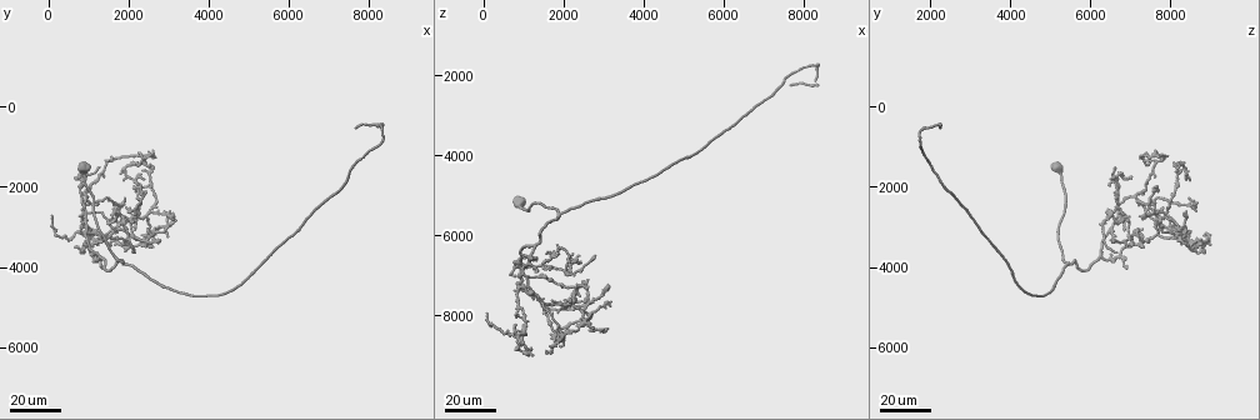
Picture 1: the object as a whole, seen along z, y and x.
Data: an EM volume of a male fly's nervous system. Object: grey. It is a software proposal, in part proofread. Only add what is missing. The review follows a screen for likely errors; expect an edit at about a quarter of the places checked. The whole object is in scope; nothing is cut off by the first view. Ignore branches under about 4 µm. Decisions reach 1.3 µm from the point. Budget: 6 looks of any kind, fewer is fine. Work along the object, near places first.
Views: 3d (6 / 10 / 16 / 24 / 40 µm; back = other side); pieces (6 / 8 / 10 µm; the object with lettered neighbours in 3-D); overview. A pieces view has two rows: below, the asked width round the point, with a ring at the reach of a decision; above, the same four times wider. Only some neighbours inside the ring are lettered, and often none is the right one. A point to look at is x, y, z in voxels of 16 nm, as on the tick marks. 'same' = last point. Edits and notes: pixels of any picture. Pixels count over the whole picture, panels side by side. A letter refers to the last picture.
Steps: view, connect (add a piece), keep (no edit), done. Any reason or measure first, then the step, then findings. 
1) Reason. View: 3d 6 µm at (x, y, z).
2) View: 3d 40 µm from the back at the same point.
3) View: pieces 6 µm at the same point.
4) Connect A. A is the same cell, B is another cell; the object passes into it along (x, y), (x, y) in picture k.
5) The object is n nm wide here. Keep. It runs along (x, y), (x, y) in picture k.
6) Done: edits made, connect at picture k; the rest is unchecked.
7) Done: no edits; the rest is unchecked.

Tapers out. View: 3d 24 µm at (2400, 3050, 7150).

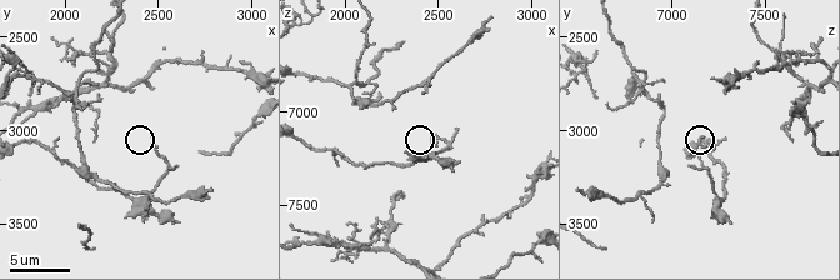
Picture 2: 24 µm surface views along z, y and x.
View: pieces 6 µm at (2460, 3020, 7160).

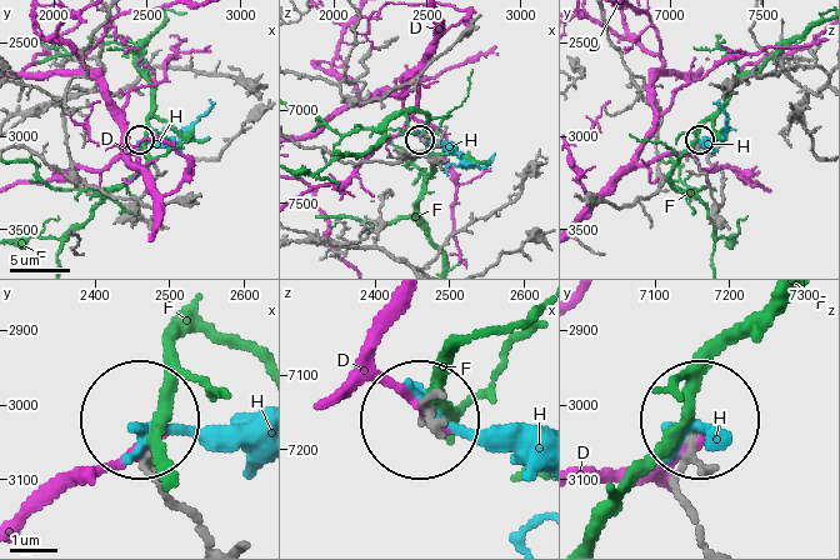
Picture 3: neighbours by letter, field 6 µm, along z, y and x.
Keep. D, F and H are other cells; it runs along (300, 145), (348, 163), (398, 163), (435, 144), (420, 138) in picture 3; no lettered piece goes on from it.

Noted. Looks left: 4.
An open end. View: 3d 40 µm at (2650, 3300, 8150).

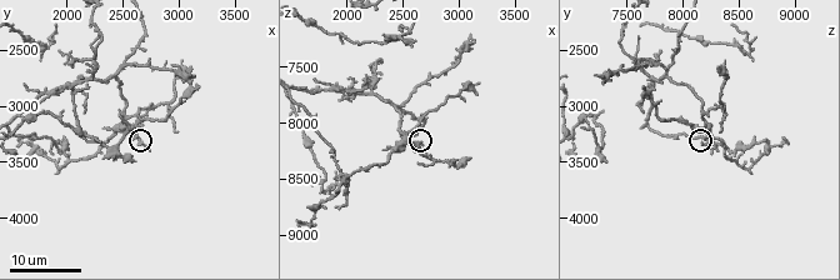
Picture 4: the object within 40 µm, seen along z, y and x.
View: pieces 6 µm at (2660, 3320, 8180).

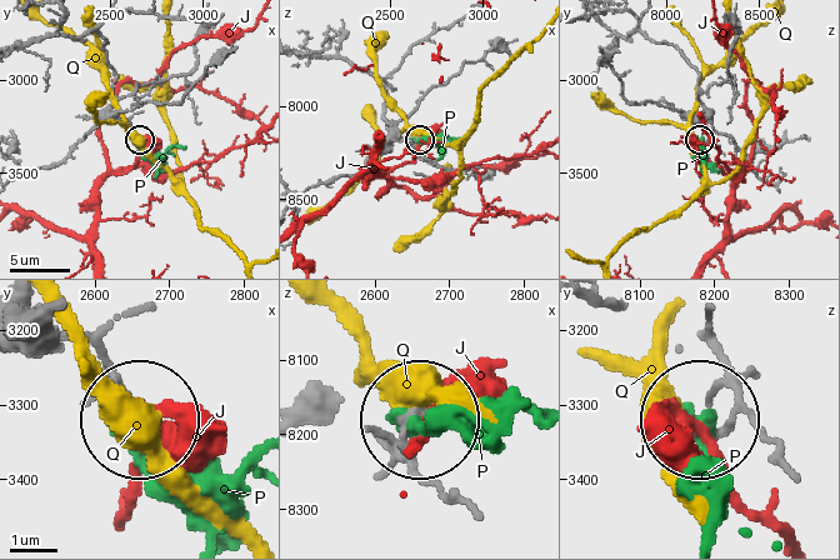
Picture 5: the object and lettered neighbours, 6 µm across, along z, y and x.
Keep. J, P and Q are other cells; it runs along (704, 340), (731, 408), (699, 431) in picture 5; none of them fits.

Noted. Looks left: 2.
An open end. View: 3d 40 µm at (1200, 1550, 6650).

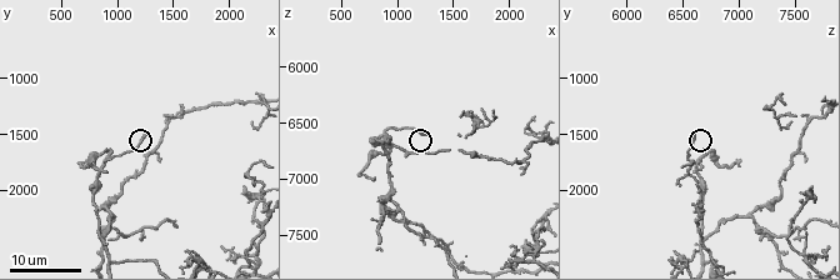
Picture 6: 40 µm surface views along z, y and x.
View: pieces 6 µm at (1280, 1520, 6600).

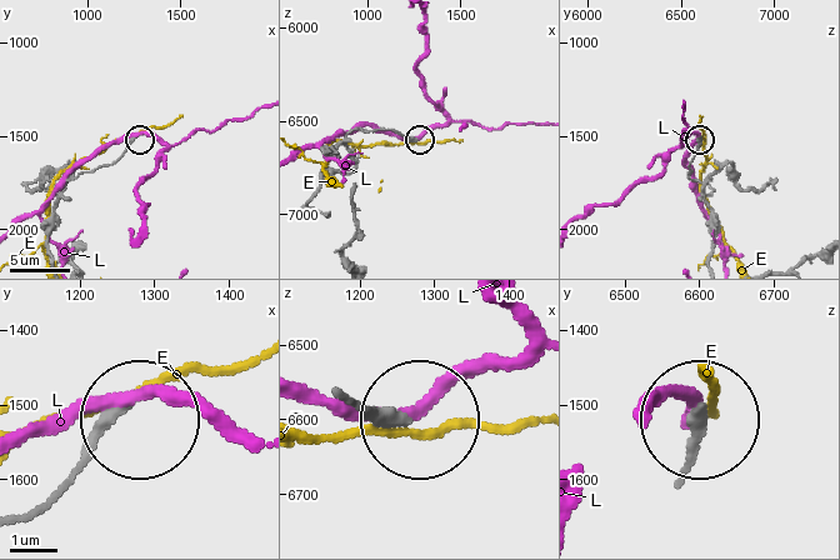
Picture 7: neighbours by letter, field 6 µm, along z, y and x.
The object is 260 nm wide here. Keep. E and L are other cells; it runs along (708, 258), (714, 219), (704, 189), (690, 176), (698, 139) in picture 7; none of them fits.

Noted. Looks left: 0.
Done: no edits; the rest is unchecked.

